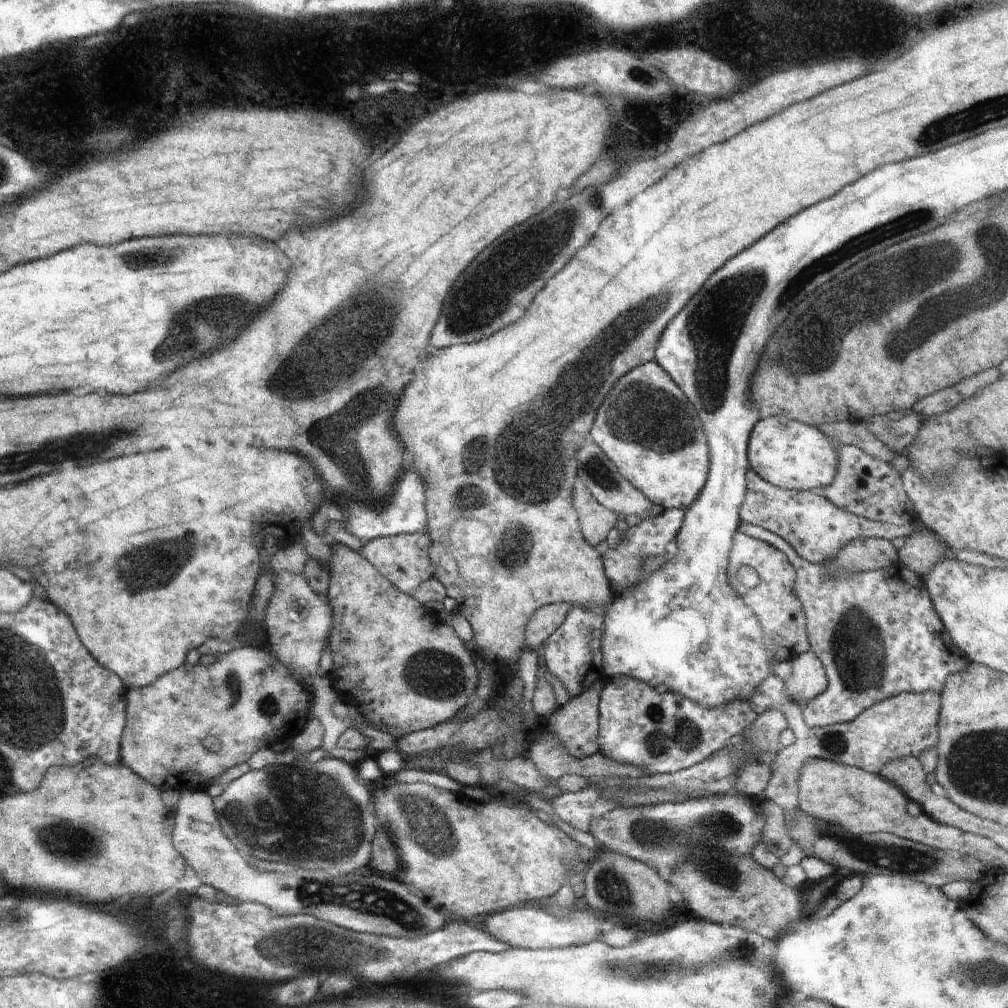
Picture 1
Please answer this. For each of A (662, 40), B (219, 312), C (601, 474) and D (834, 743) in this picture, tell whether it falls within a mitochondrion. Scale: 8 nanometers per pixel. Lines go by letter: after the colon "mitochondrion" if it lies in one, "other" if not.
A: other
B: mitochondrion
C: mitochondrion
D: mitochondrion

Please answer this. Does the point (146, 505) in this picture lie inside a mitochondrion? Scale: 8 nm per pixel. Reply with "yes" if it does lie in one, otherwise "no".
no

